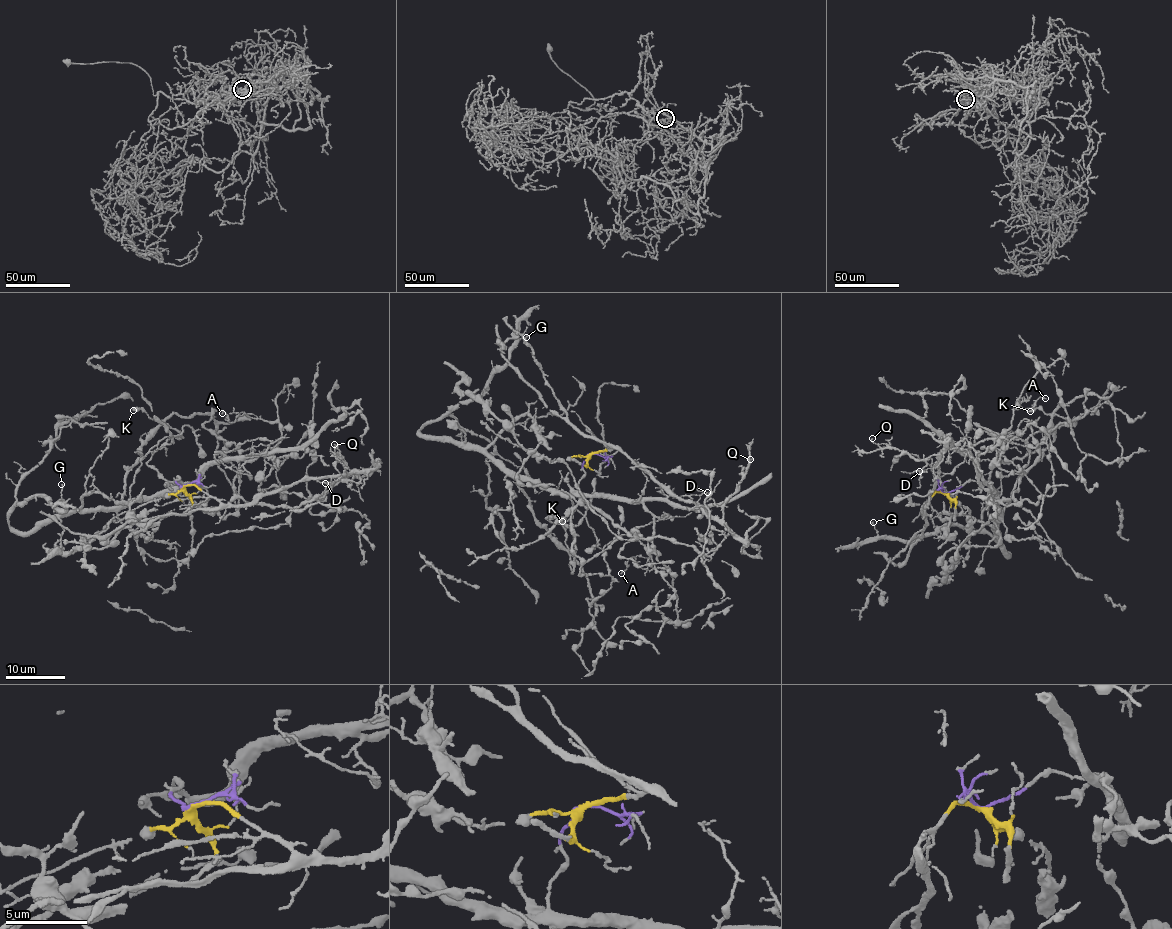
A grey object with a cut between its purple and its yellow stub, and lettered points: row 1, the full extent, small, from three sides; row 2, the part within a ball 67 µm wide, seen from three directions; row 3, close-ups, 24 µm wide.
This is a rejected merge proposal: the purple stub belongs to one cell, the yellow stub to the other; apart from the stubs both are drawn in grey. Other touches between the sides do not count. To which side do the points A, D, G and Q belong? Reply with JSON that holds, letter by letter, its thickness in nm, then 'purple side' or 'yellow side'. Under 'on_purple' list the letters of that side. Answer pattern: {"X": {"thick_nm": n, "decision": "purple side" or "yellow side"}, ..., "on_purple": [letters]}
{"A": {"thick_nm": 140, "decision": "purple side"}, "D": {"thick_nm": 90, "decision": "yellow side"}, "G": {"thick_nm": 130, "decision": "purple side"}, "Q": {"thick_nm": 90, "decision": "yellow side"}, "on_purple": ["A", "G"]}

